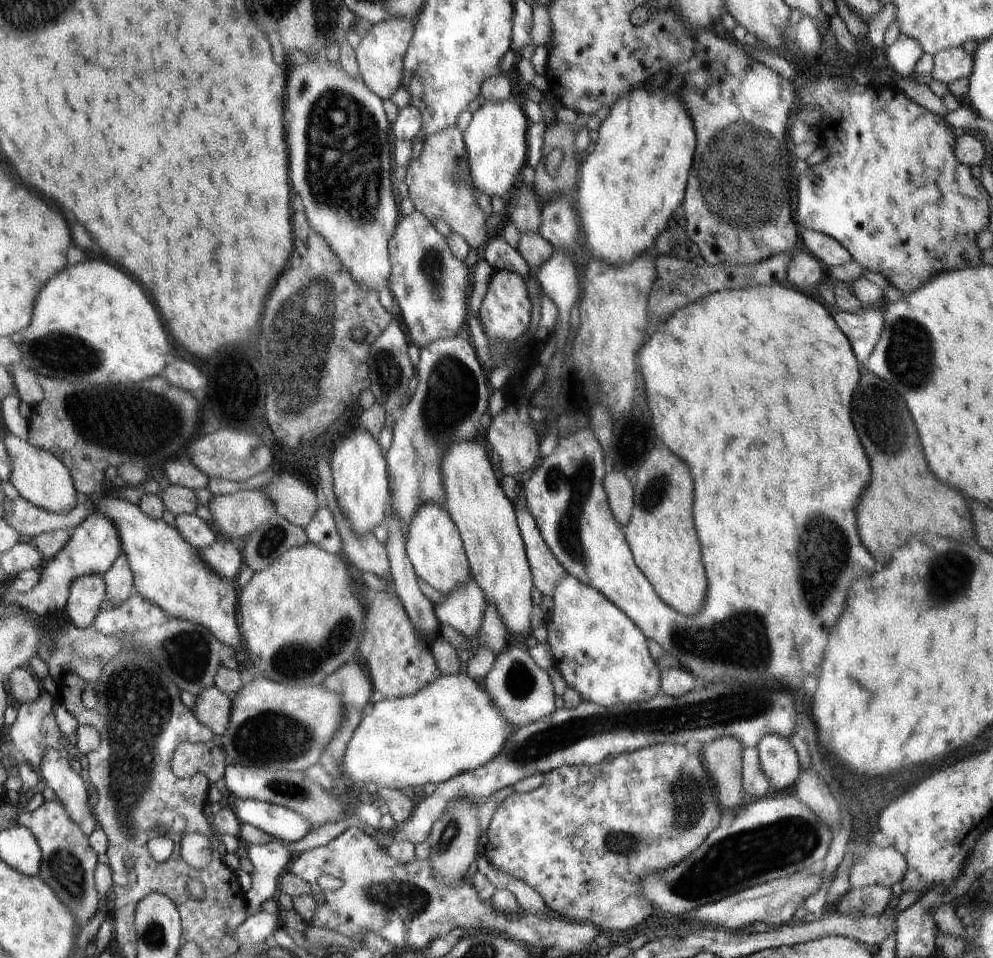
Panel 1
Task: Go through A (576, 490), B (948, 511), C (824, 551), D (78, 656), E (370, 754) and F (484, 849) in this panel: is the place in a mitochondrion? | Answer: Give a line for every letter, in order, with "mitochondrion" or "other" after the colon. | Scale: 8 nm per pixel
A: mitochondrion
B: other
C: mitochondrion
D: mitochondrion
E: other
F: other

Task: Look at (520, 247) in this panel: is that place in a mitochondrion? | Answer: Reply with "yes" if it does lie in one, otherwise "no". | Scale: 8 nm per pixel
no

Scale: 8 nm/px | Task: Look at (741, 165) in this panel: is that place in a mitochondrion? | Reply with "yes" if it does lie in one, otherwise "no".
yes

